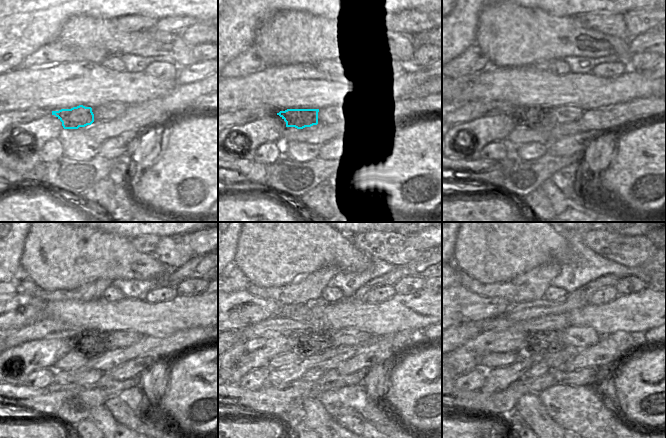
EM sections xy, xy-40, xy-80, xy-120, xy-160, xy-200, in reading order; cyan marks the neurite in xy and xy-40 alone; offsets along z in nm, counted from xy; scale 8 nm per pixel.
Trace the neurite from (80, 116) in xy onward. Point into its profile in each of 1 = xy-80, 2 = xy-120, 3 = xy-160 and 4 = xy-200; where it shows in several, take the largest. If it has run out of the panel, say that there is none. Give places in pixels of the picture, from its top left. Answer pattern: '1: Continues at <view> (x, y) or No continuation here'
1: Continues at xy-80 (534, 116)
2: Continues at xy-120 (88, 342)
3: Continues at xy-160 (319, 341)
4: Continues at xy-200 (545, 342)

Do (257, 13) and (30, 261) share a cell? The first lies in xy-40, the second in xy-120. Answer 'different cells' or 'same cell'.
different cells

